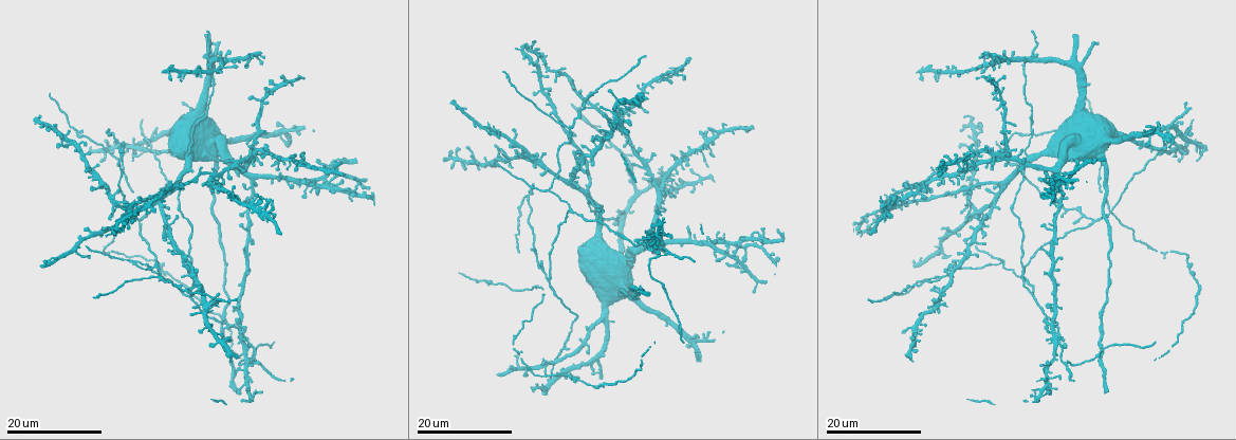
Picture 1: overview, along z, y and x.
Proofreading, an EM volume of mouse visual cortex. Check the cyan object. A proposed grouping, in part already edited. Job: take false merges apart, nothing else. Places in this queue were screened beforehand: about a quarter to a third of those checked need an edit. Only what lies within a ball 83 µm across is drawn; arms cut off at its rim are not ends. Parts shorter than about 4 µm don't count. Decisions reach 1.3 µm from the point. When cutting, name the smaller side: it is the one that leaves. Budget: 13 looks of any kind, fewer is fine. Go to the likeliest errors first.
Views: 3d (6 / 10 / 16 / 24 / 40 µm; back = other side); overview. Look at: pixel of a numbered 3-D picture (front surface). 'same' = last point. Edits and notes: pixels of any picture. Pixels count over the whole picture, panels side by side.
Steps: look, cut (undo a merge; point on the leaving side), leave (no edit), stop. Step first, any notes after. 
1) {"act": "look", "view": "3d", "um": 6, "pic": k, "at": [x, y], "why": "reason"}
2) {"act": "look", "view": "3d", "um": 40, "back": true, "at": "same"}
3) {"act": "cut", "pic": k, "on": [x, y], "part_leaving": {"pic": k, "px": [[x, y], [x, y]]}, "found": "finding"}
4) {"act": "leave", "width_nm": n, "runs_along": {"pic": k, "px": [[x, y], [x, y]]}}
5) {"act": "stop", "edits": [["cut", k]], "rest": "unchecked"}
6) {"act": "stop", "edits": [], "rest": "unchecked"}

{"act": "look", "view": "3d", "um": 24, "pic": 1, "at": [135, 261], "why": "three arms meet"}

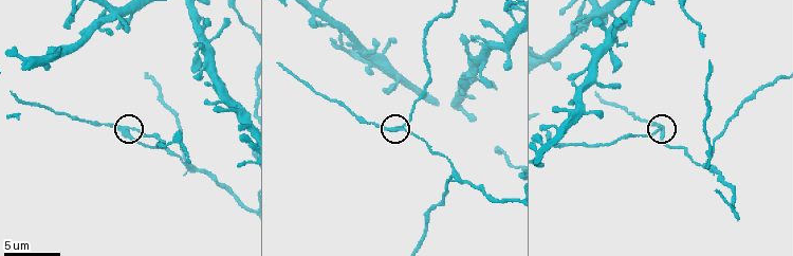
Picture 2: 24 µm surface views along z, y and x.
{"act": "look", "view": "3d", "um": 10, "pic": 2, "at": [130, 127]}

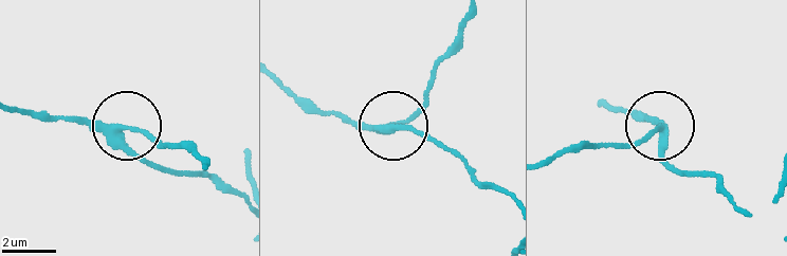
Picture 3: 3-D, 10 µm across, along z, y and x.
{"act": "cut", "pic": 3, "on": [151, 141], "part_leaving": {"pic": 3, "px": [[121, 129], [182, 143], [205, 161]]}, "found": "a second neuron is stuck on"}

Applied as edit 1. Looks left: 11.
{"act": "look", "view": "3d", "um": 16, "pic": 2, "at": [732, 212], "why": "three-way junction"}

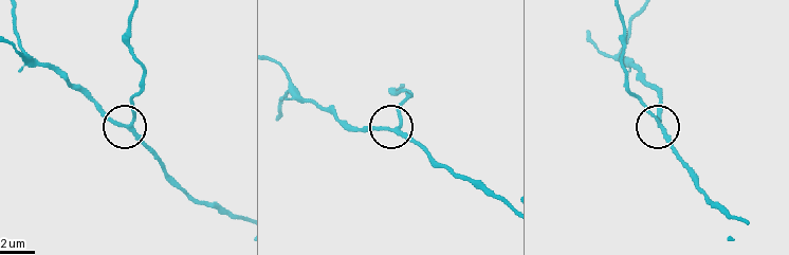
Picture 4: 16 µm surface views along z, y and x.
{"act": "look", "view": "3d", "um": 6, "pic": 4, "at": [395, 132], "why": "closer look"}

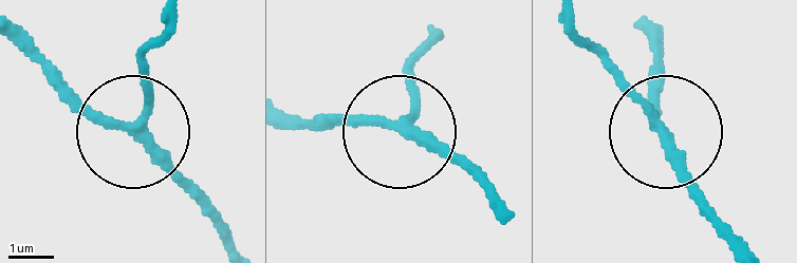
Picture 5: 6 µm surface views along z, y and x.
{"act": "leave", "side_arm_um": 37, "arms": 3, "found": "one neuron here"}

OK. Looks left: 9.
{"act": "look", "view": "3d", "um": 24, "pic": 1, "at": [546, 281], "why": "side arm on a straight run"}

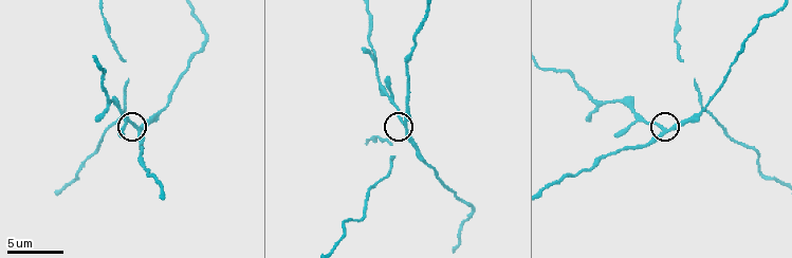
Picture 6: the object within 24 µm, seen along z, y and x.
{"act": "look", "view": "3d", "um": 10, "pic": 6, "at": [138, 130]}

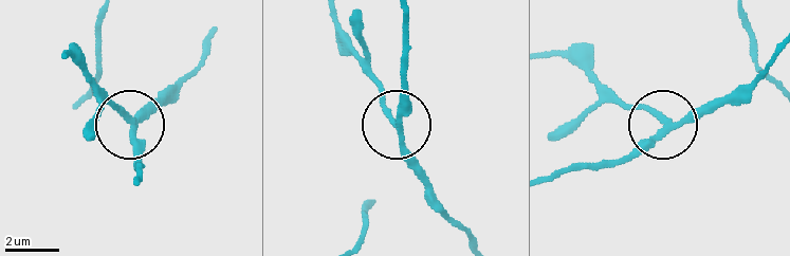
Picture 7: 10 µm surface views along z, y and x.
{"act": "cut", "pic": 7, "on": [114, 105], "width_nm": 200, "part_leaving": {"pic": 7, "px": [[400, 126], [380, 80], [341, 32], [334, 12]]}, "found": "a second neuron is stuck on"}

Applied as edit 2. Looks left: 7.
{"act": "look", "view": "3d", "um": 10, "pic": 2, "at": [705, 163], "why": "looks like a crossing"}

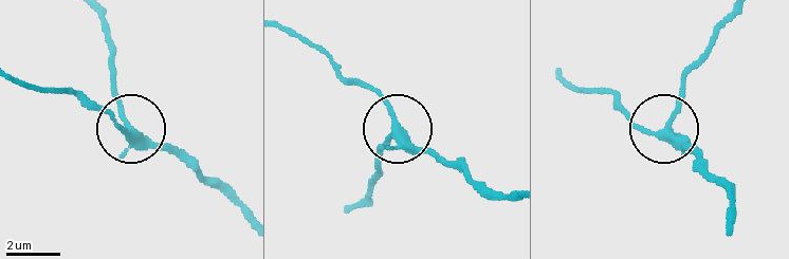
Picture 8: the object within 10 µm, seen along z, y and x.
{"act": "look", "view": "3d", "um": 6, "pic": 8, "at": [396, 131]}

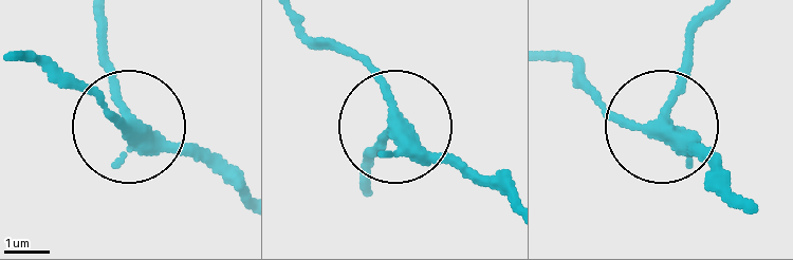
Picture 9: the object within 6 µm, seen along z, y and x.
{"act": "leave", "side_arm_um": 22, "runs_along": {"pic": 9, "px": [[732, 198], [698, 152], [629, 126], [576, 76]]}, "found": "one neuron here"}

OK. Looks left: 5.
{"act": "look", "view": "3d", "um": 24, "pic": 1, "at": [1059, 341], "why": "three arms meet"}

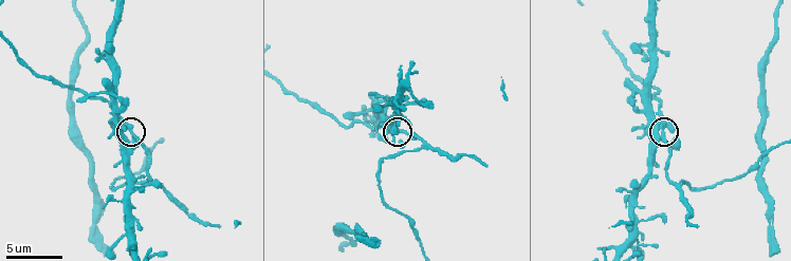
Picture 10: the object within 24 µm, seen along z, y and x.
{"act": "look", "view": "3d", "um": 10, "pic": 10, "at": [133, 133]}

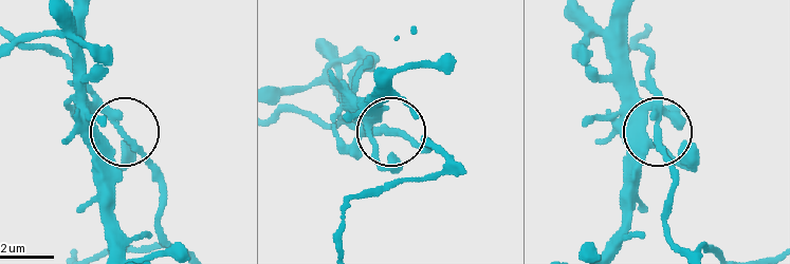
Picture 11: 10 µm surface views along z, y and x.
{"act": "leave", "arms": 3, "runs_along": {"pic": 11, "px": [[628, 22], [628, 76], [656, 129], [624, 204]]}, "found": "one neuron here"}

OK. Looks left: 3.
{"act": "look", "view": "3d", "um": 16, "pic": 1, "at": [69, 145], "why": "small branch off a trunk"}

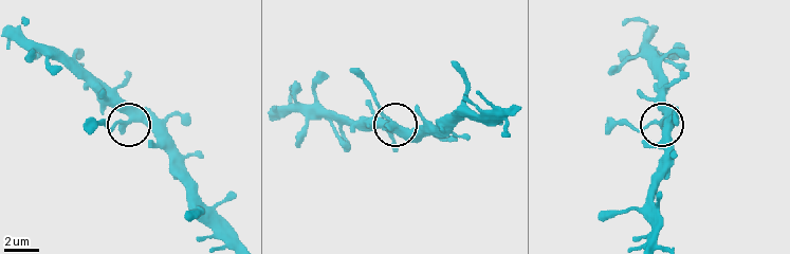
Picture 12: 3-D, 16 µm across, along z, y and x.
{"act": "look", "view": "3d", "um": 10, "pic": 12, "at": [661, 118]}

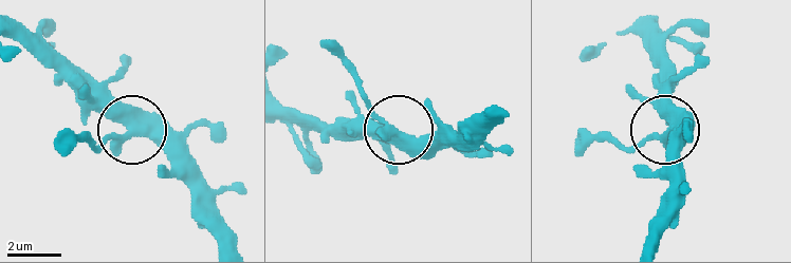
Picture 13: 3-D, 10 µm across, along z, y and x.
{"act": "look", "view": "3d", "um": 6, "pic": 13, "at": [128, 131], "why": "closer look"}

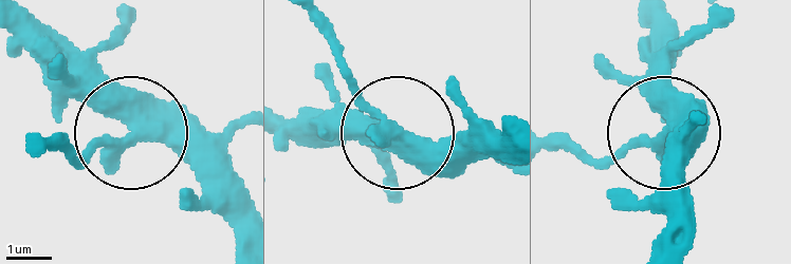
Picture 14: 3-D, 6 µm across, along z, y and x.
{"act": "leave", "side_arm_um": 5, "found": "continuous, no second neuron"}

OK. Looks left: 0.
{"act": "stop", "edits": [["cut", 3], ["cut", 7]], "rest": "unchecked"}

